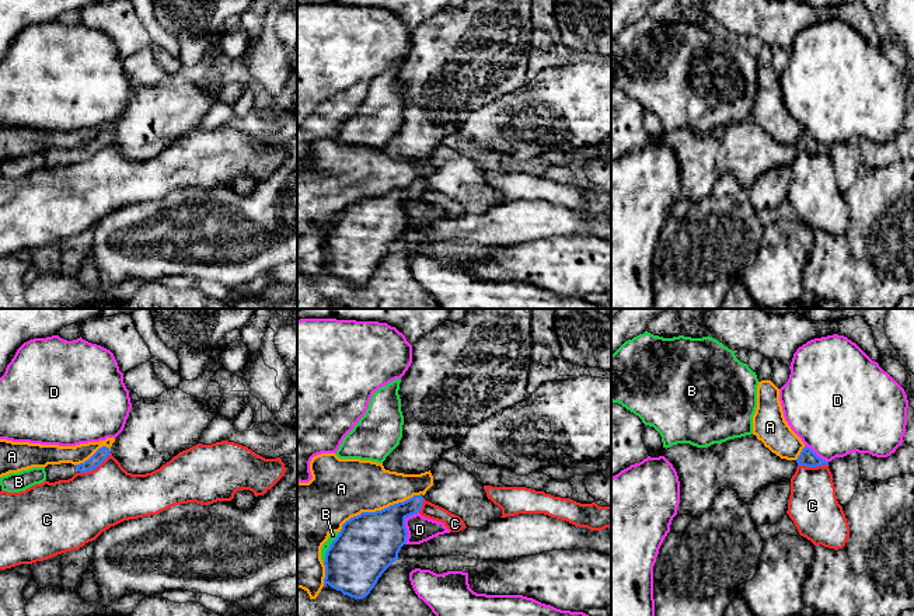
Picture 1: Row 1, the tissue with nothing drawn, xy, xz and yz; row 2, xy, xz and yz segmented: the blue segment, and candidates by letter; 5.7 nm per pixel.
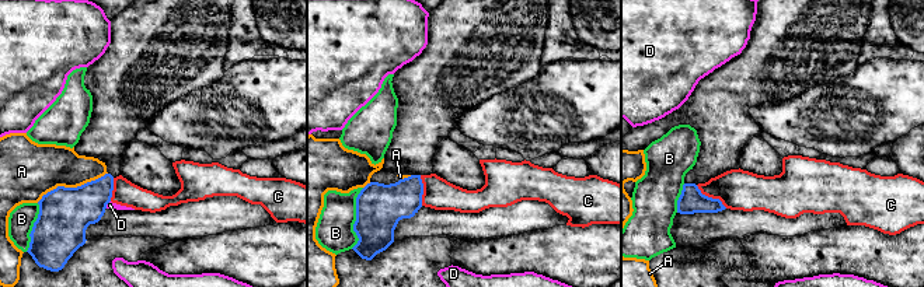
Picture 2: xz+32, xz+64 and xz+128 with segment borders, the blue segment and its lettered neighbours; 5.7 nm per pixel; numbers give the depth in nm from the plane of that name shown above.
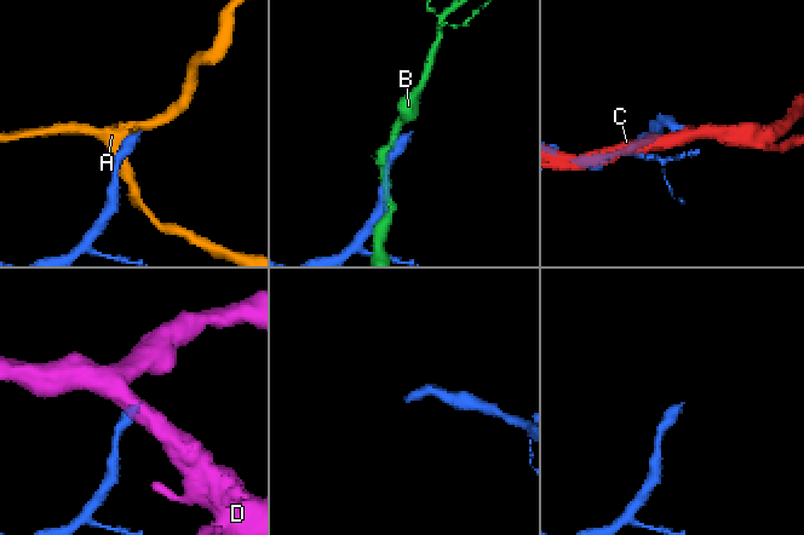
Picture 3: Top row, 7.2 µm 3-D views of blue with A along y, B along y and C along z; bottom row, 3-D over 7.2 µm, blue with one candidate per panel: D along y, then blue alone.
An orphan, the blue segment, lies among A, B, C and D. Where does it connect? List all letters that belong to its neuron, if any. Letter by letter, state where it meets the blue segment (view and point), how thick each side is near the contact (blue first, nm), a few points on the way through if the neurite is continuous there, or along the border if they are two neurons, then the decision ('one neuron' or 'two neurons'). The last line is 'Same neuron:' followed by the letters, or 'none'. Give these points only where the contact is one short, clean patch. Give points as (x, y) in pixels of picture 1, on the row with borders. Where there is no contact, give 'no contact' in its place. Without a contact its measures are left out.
A: contact xz (377, 511); calibres 360 and 360 nm; two neurons
B: contact xz (330, 547); calibres 360 and 50 nm; two neurons
C: contact xy (96, 467); calibres 70 and 360 nm; two neurons
D: contact xz (404, 525); calibres 360 and 150 nm; two neurons
Same neuron: none

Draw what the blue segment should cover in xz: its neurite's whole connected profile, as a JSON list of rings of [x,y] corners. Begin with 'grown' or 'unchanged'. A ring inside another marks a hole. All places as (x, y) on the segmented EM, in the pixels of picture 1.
unchanged; [[[422,495],[376,512],[362,512],[342,525],[325,554],[324,585],[355,599],[366,598],[407,543],[405,519],[421,511]]]

